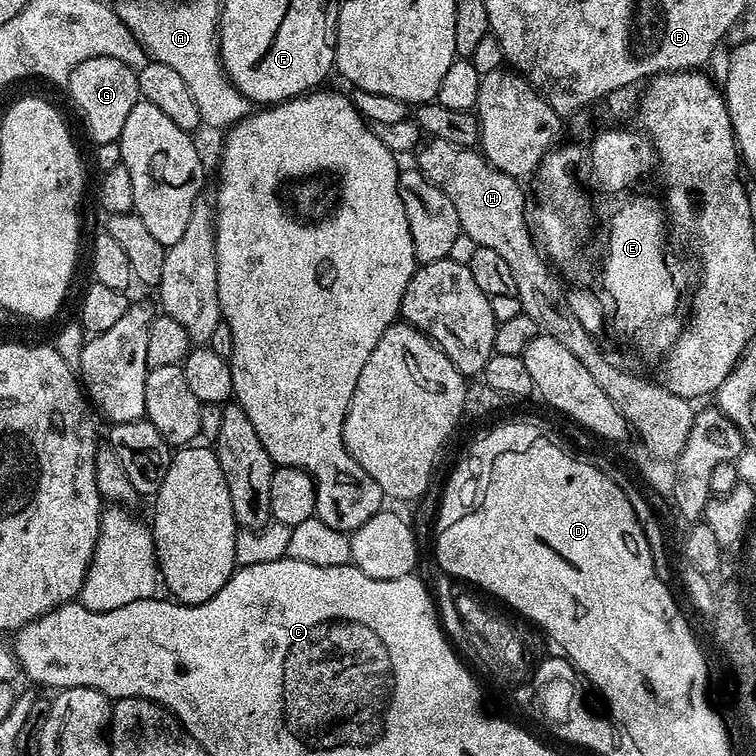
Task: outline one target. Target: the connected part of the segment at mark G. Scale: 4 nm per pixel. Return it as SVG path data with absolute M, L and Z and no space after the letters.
M105 56L86 58L86 62L74 66L66 91L73 106L80 111L84 128L93 145L117 143L122 134L122 126L126 126L126 117L142 99L137 69L126 66L126 62L118 62L118 58Z

